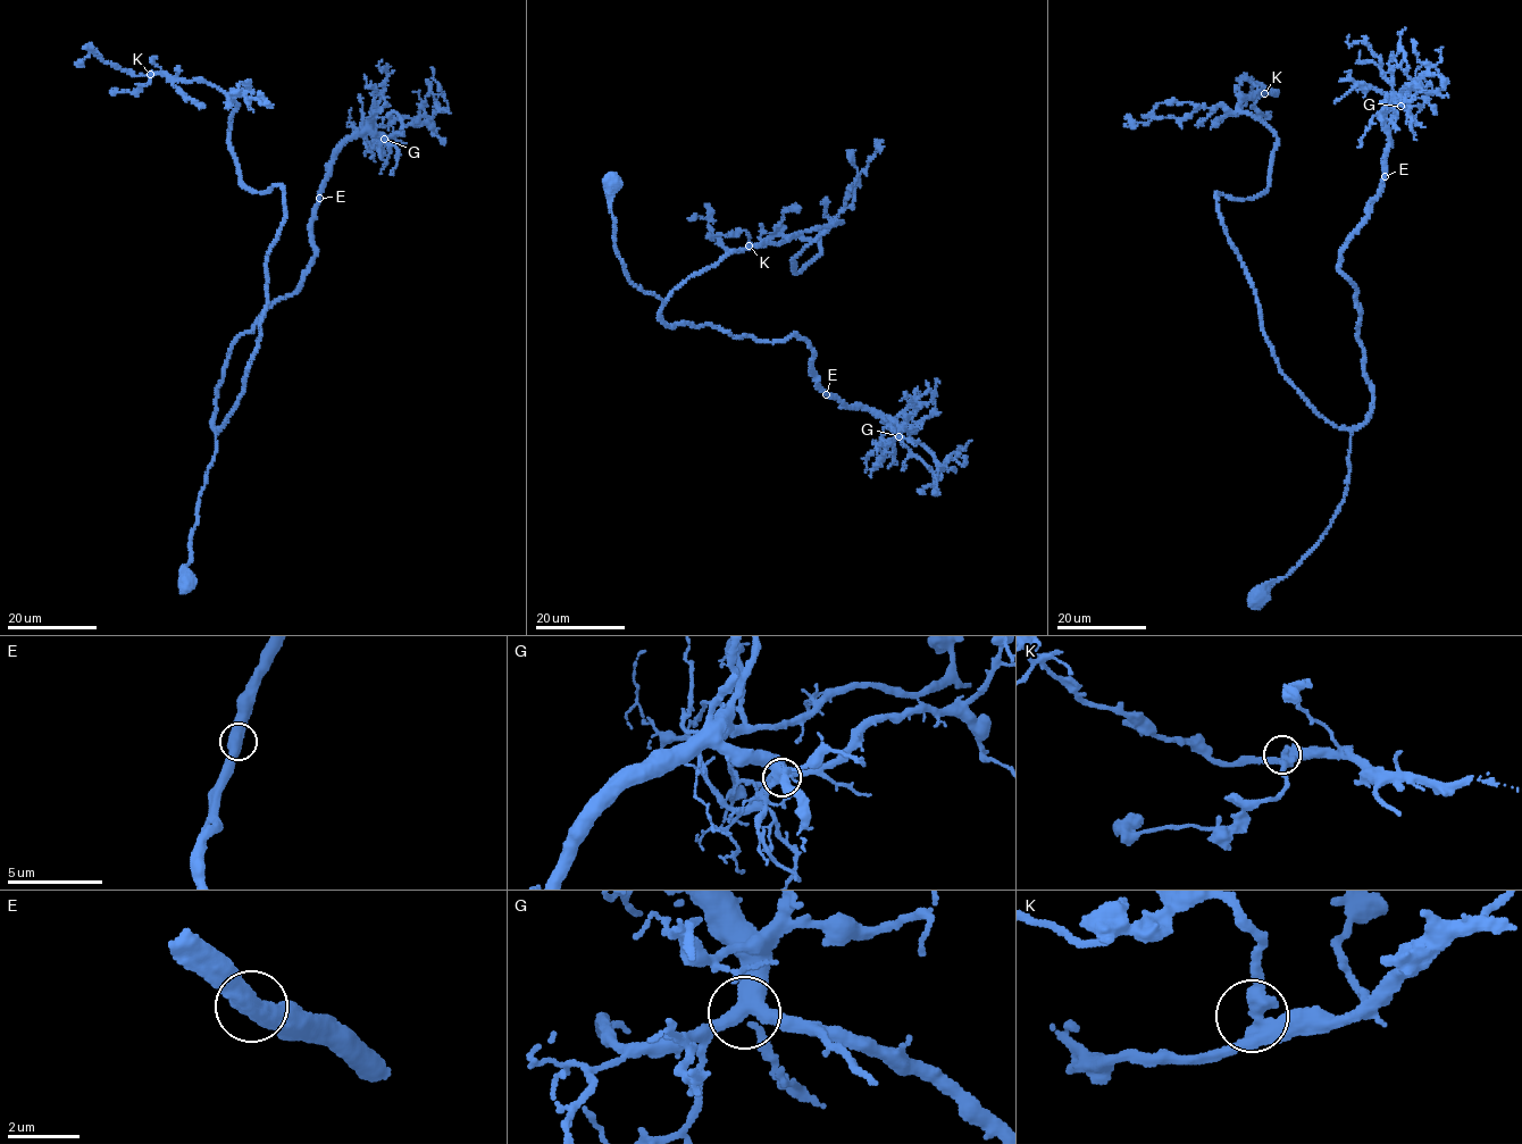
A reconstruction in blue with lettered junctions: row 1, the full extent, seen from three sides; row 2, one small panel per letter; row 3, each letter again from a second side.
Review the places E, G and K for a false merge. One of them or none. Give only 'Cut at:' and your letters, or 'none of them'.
Cut at: none of them

